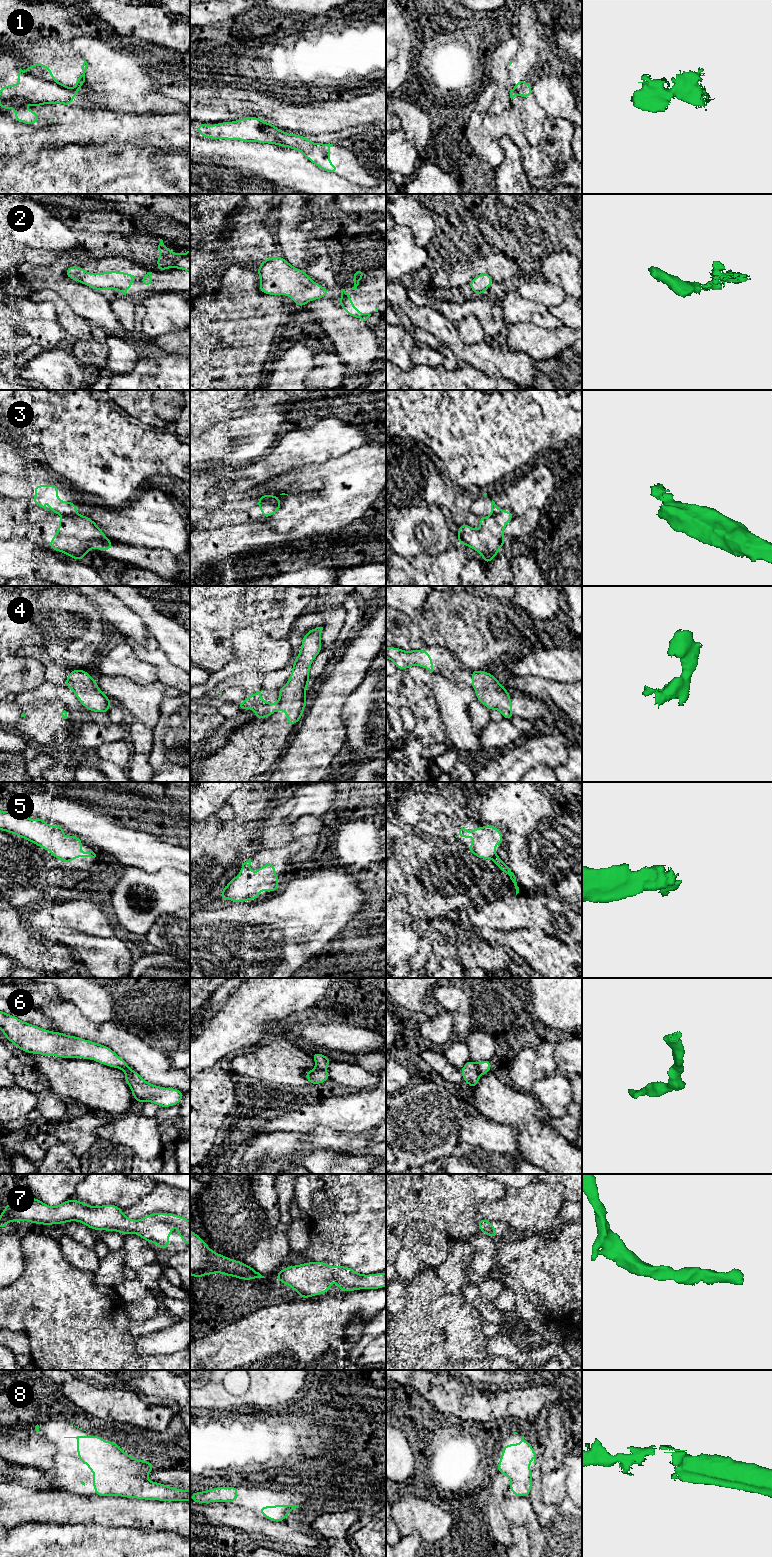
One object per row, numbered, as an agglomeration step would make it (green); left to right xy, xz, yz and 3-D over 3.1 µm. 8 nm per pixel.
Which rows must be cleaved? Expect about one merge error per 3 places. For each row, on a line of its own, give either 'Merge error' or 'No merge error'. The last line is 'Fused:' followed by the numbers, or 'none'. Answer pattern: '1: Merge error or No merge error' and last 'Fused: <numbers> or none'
1: Merge error
2: No merge error
3: Merge error
4: No merge error
5: No merge error
6: No merge error
7: No merge error
8: No merge error
Fused: 1, 3

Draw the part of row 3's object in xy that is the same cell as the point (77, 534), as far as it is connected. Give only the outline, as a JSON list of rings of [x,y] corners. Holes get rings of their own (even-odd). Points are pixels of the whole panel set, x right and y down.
[[[67,515],[59,520],[59,529],[48,546],[67,556],[83,560],[90,549],[109,551],[113,544],[89,516]]]

